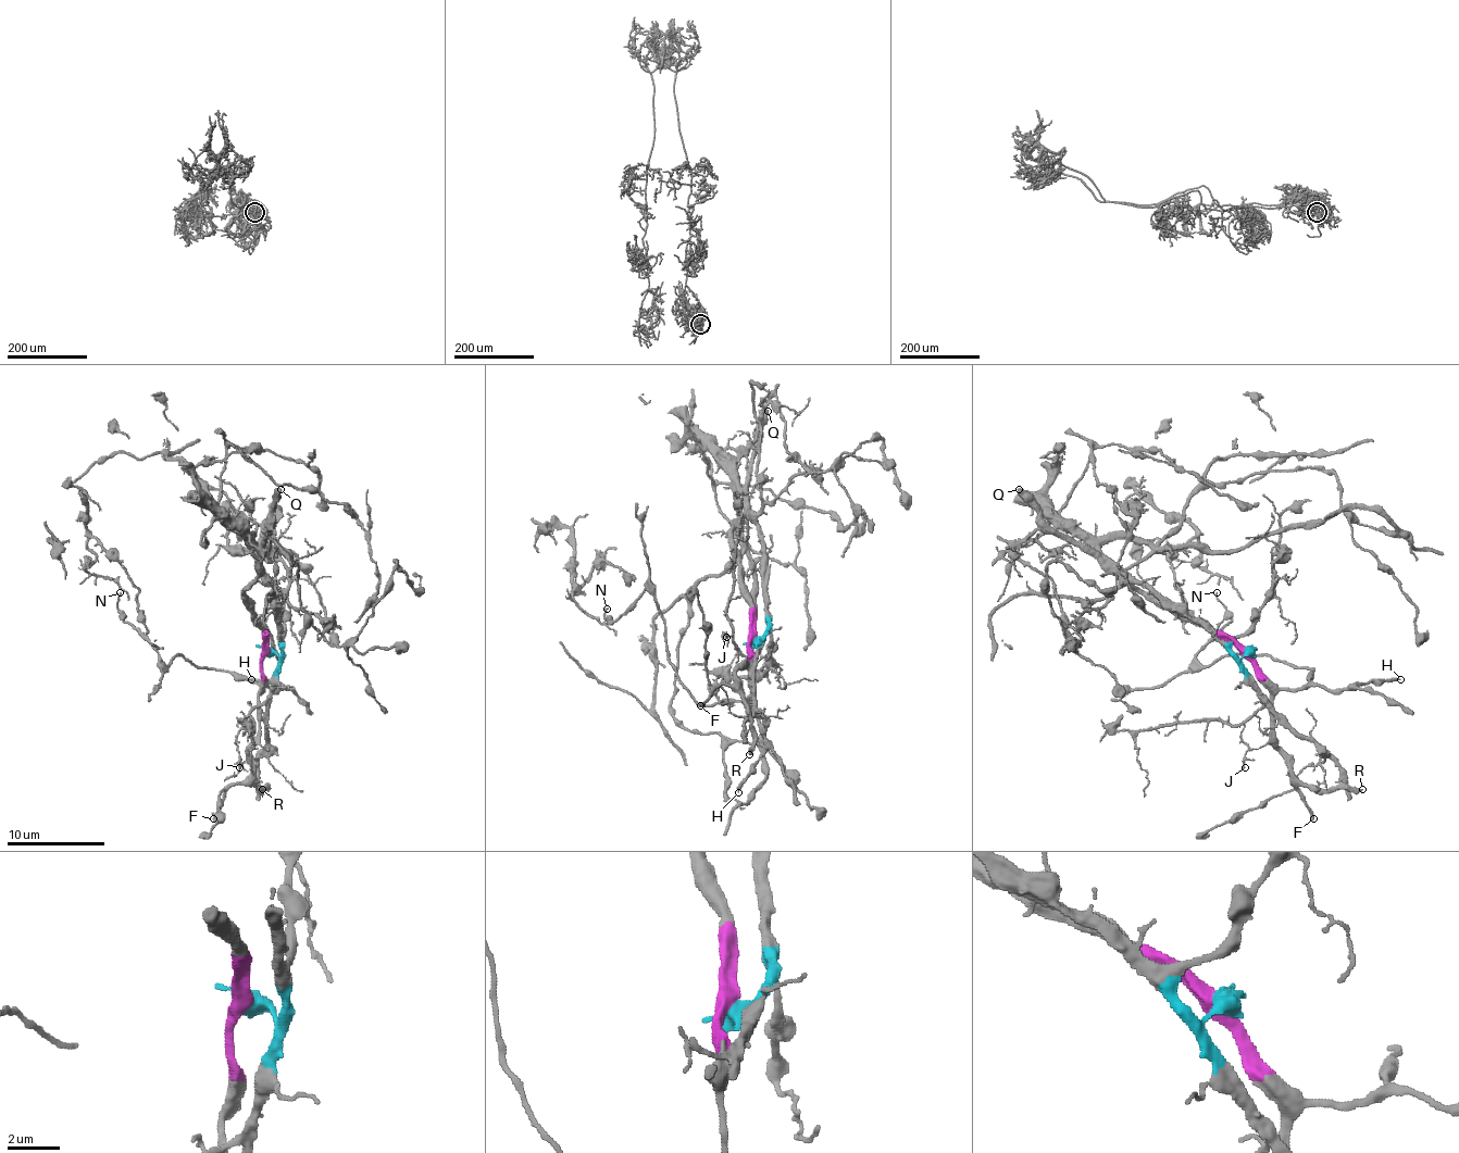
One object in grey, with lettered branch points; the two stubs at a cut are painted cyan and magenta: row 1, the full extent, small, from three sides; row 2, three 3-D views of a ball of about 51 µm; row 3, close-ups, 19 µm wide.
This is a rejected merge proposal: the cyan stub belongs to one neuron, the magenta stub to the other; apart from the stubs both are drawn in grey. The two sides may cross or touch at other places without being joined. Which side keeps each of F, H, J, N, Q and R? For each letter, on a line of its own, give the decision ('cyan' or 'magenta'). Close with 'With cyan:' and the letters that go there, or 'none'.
F: magenta
H: magenta
J: cyan
N: magenta
Q: magenta
R: magenta
With cyan: J

